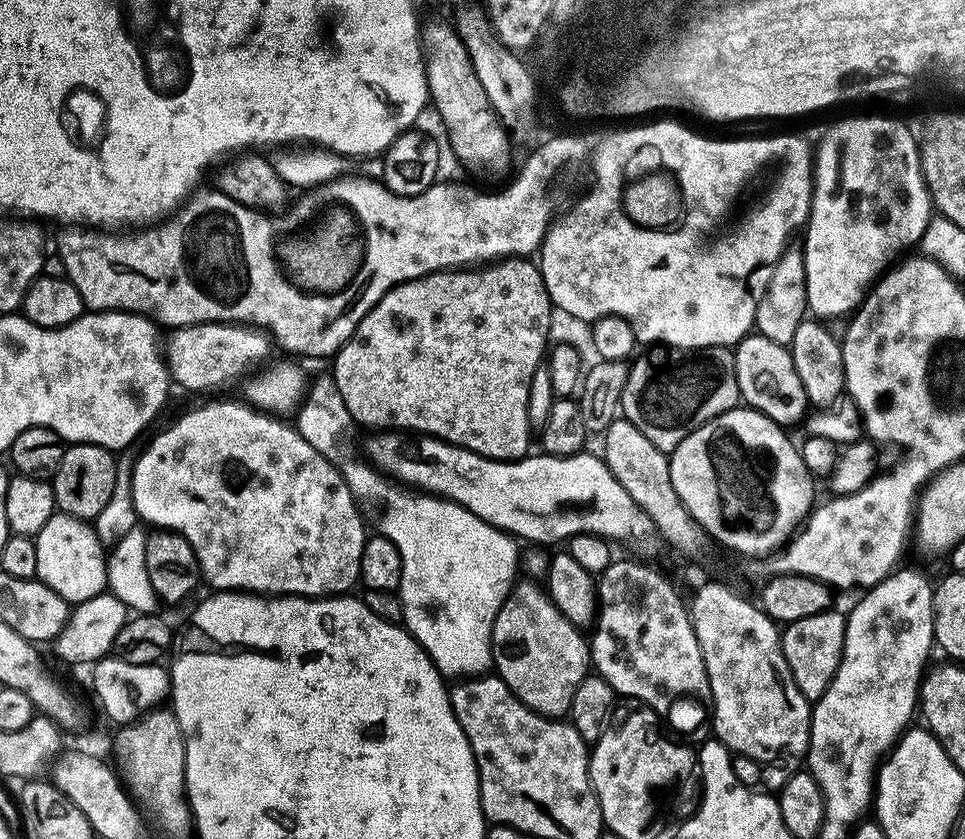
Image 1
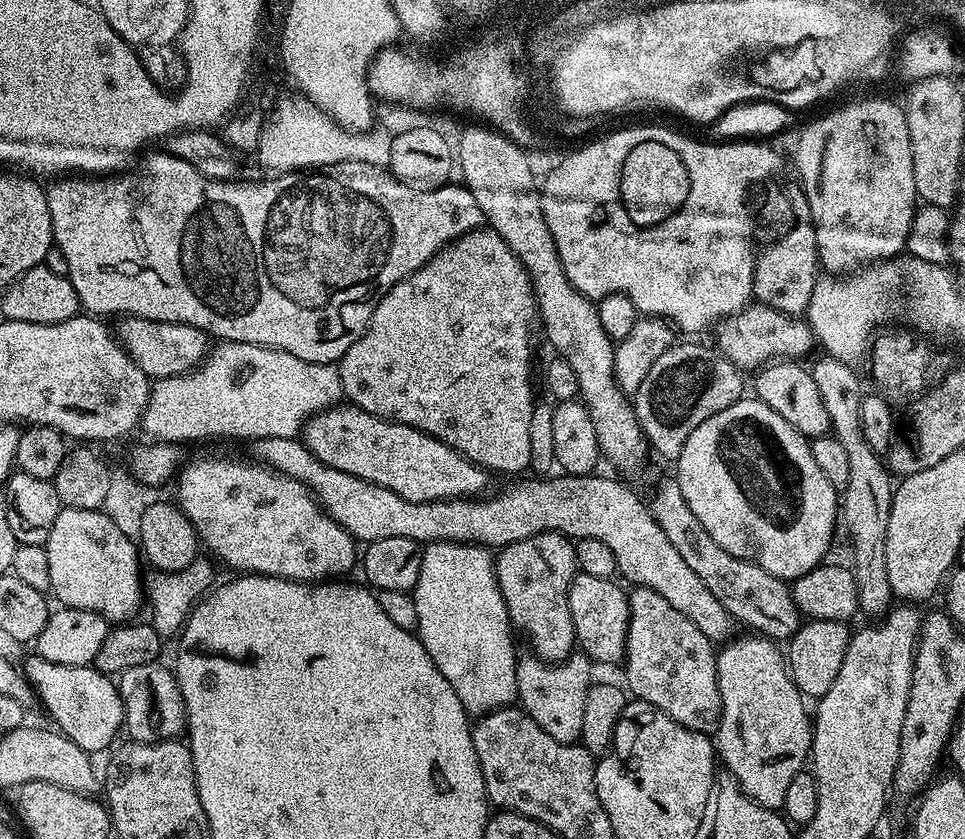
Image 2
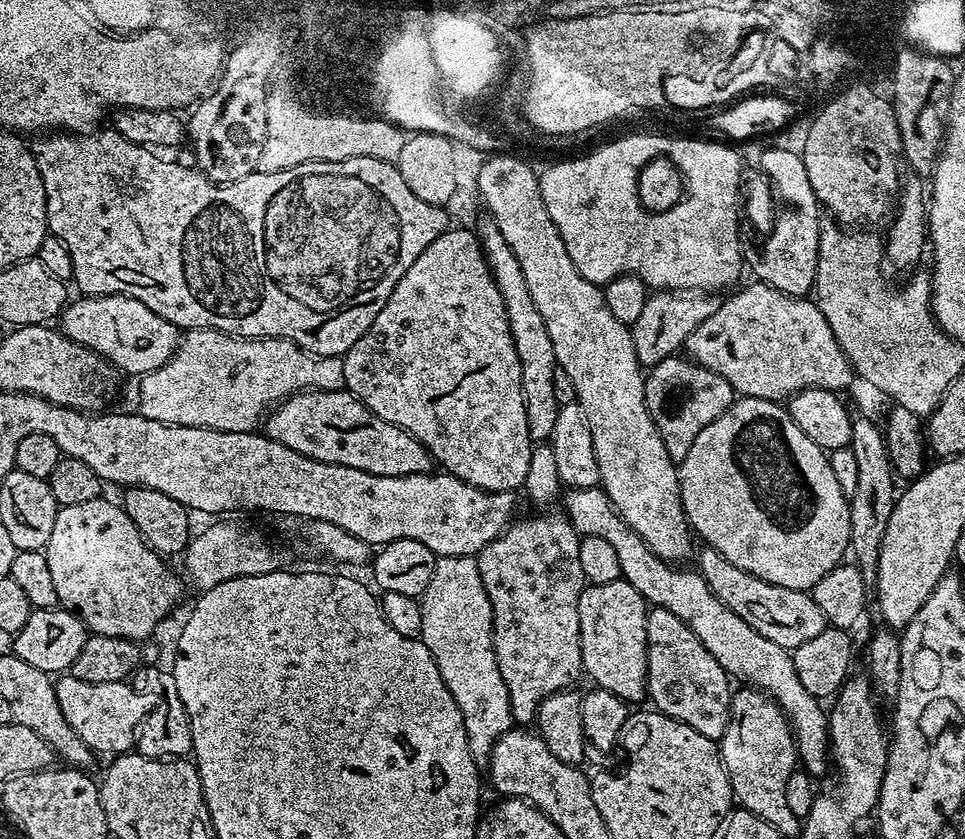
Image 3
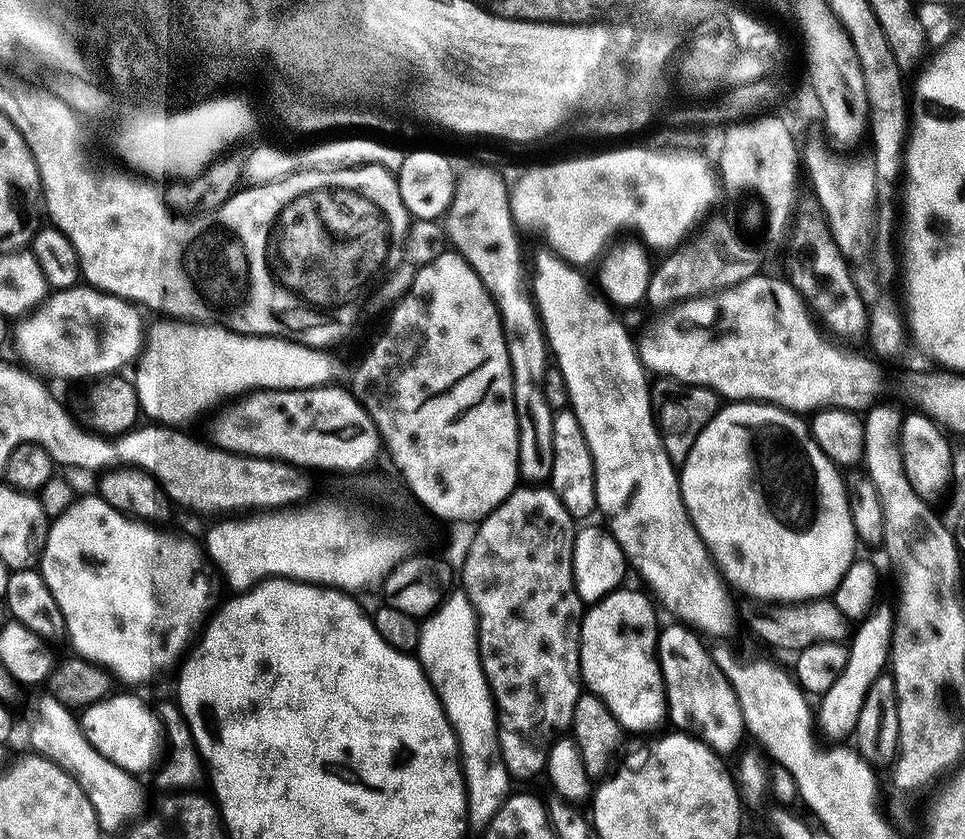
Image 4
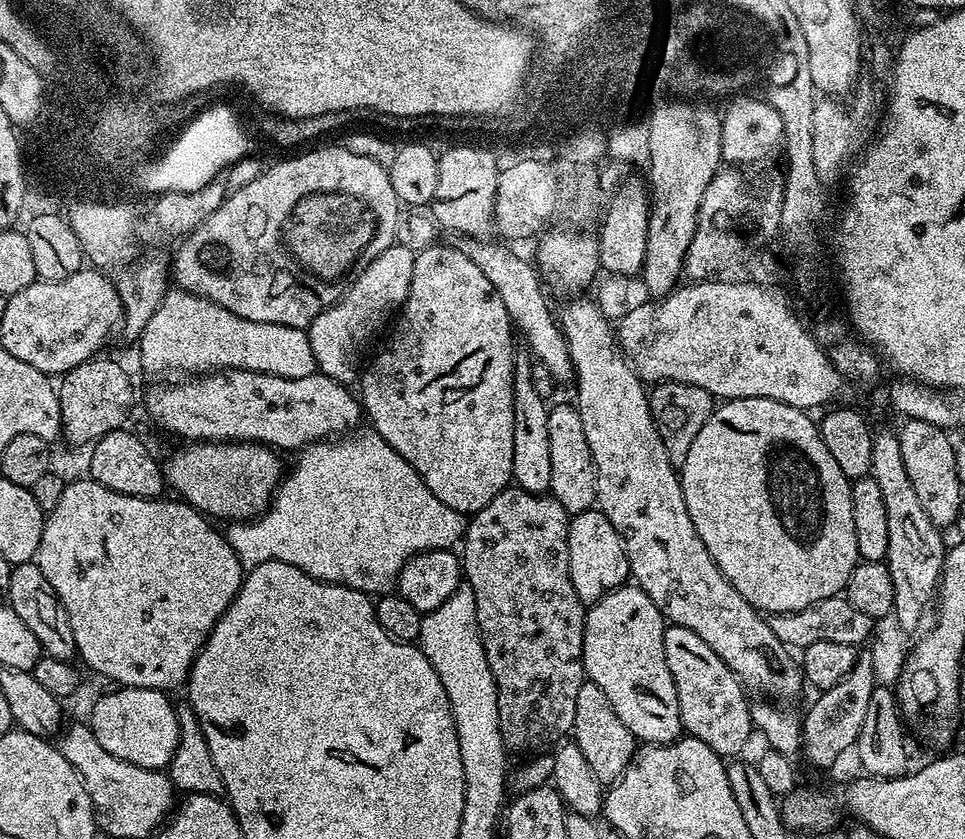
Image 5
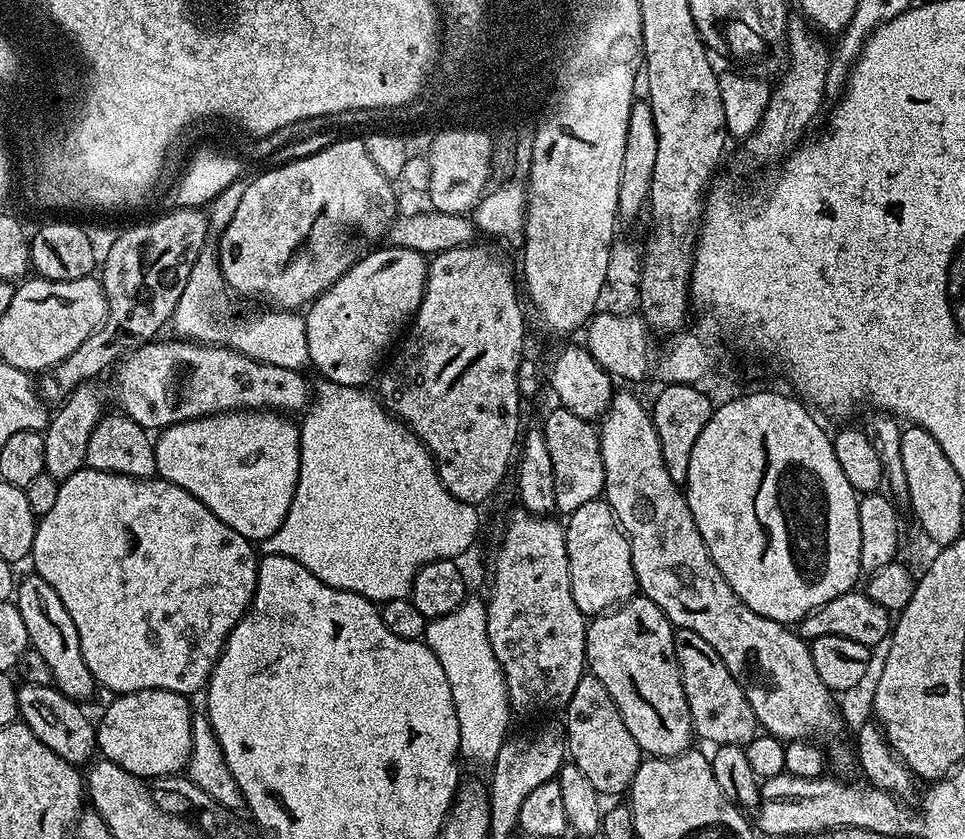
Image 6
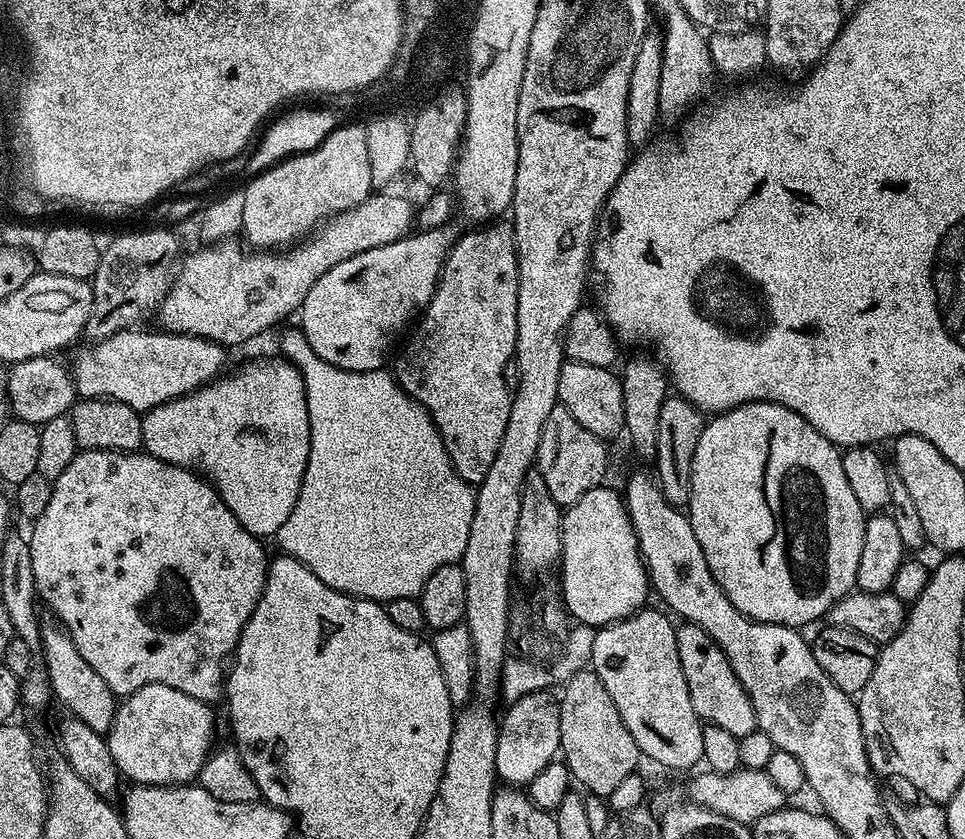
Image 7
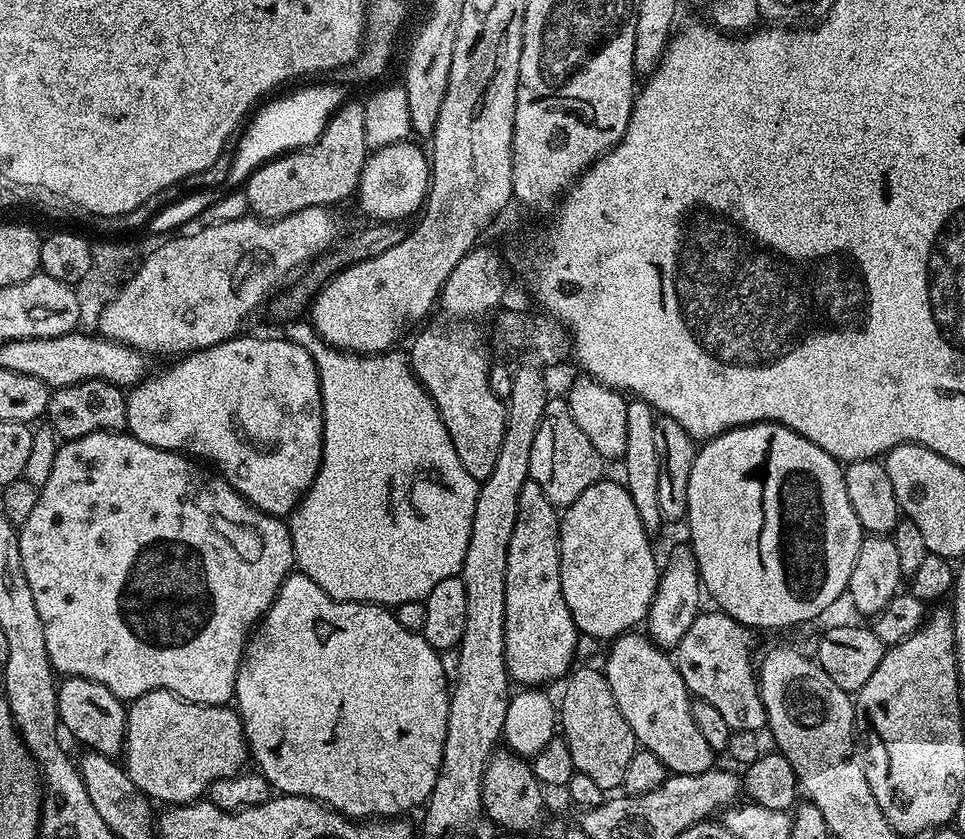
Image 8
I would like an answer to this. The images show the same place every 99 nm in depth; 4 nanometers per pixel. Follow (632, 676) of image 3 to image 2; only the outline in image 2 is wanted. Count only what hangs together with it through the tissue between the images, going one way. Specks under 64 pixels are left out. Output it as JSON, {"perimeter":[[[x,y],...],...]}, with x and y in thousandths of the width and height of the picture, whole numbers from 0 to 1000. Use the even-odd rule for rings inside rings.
{"perimeter":[[[601,682],[593,691],[589,704],[591,732],[600,776],[619,793],[641,793],[647,785],[647,771],[651,759],[651,706],[642,702],[638,694],[634,689],[616,689]]]}

